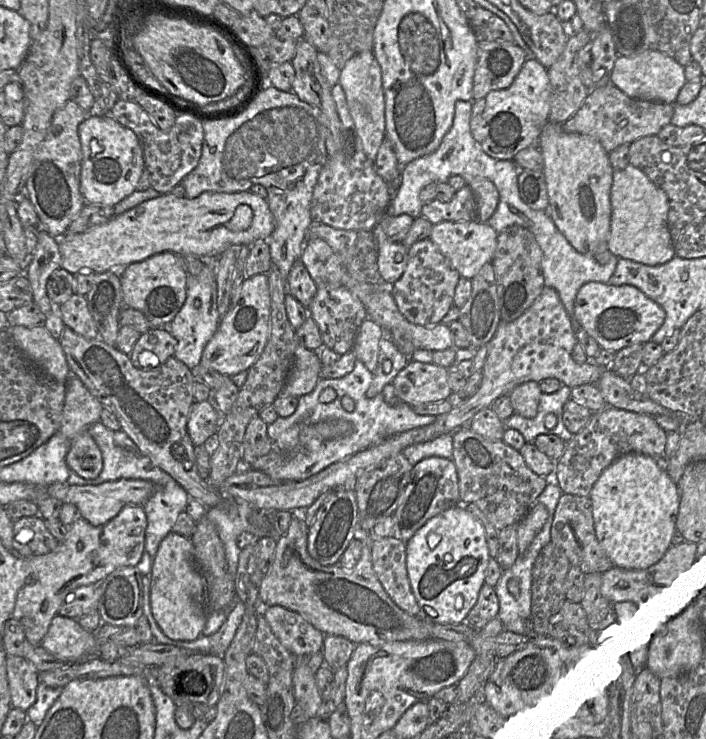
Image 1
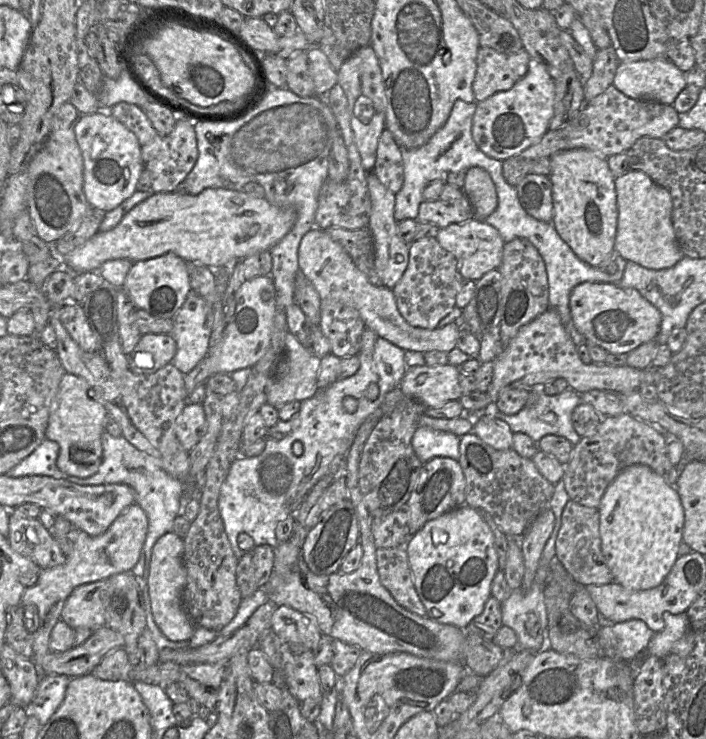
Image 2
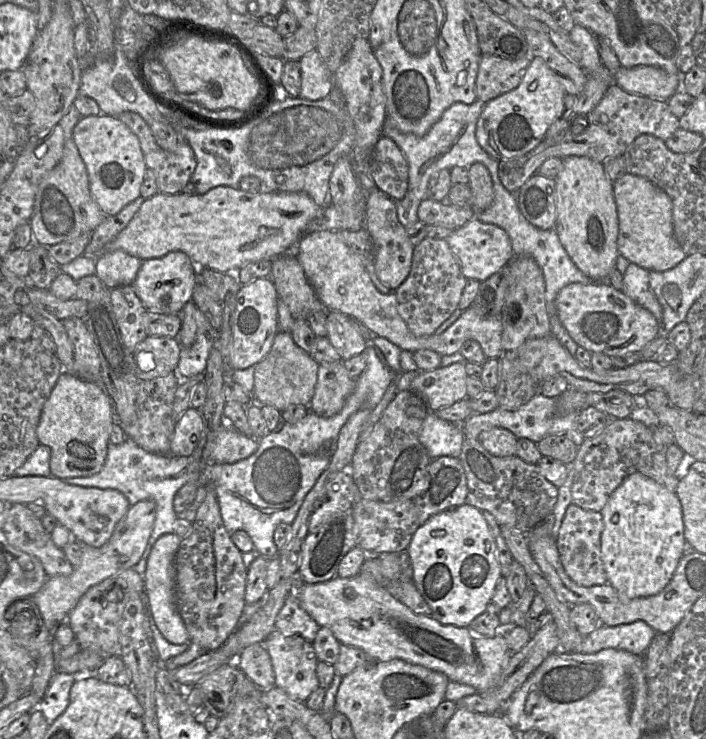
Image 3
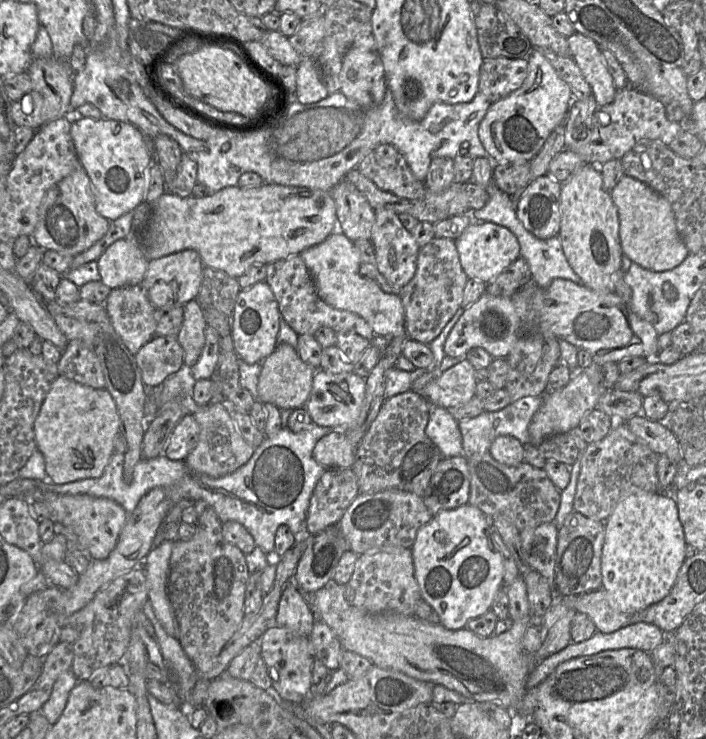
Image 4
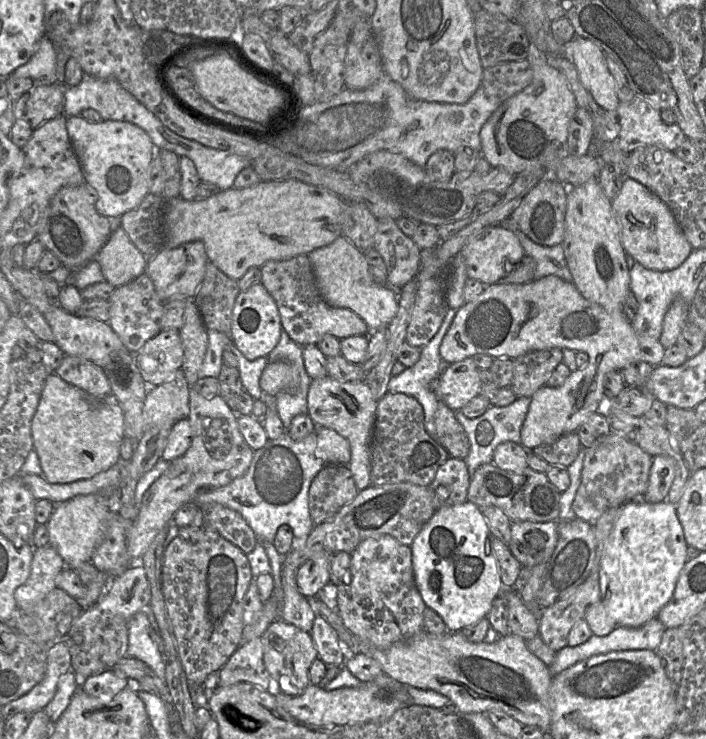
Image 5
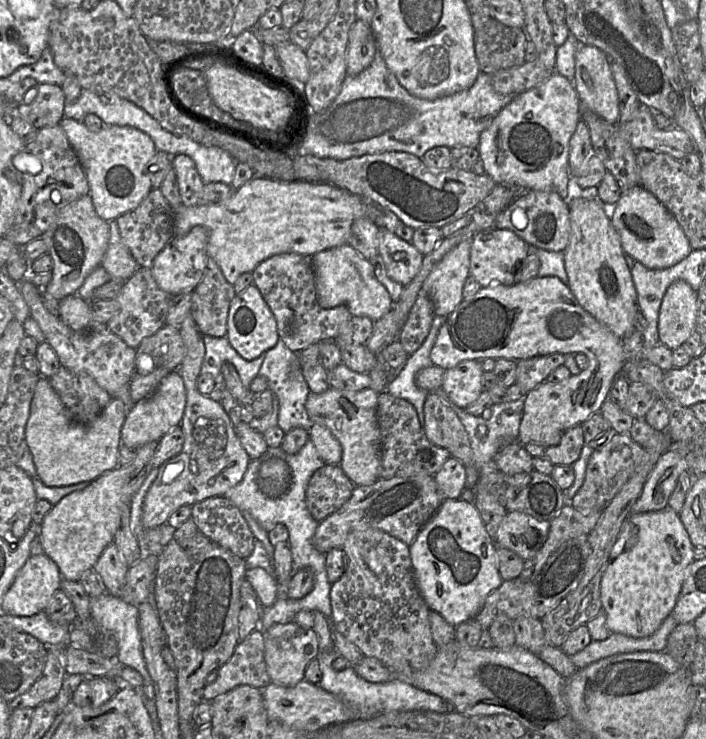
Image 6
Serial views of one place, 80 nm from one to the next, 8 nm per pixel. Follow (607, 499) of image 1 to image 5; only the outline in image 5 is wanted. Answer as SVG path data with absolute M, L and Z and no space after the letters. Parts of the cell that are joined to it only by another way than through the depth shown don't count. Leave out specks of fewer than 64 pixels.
M642 499L625 502L604 545L599 570L600 602L617 626L637 628L652 618L670 601L680 572L687 562L687 548L676 506L667 500L648 503Z

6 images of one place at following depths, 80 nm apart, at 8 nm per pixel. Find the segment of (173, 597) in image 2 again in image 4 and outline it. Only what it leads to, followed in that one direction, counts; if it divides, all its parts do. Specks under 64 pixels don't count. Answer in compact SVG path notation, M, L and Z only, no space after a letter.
M163 541L159 546L154 546L143 560L141 567L146 577L146 588L148 590L148 601L151 603L154 614L166 633L177 638L177 624L174 618L172 606L167 594L167 580L169 563L174 541Z

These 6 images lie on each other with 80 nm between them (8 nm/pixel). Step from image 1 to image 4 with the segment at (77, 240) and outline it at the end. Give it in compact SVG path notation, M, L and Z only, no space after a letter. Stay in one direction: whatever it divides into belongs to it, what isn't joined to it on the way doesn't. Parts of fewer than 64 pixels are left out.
M263 183L255 188L230 186L203 198L180 197L165 191L152 204L149 223L142 222L139 225L135 240L148 261L192 249L198 252L204 266L223 271L237 279L255 263L266 265L300 255L304 250L323 242L337 229L336 206L330 192Z

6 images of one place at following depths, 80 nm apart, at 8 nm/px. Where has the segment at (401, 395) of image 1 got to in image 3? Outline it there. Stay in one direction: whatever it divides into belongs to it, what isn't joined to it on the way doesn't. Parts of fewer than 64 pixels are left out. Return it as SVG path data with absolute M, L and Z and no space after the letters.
M465 363L419 371L410 383L410 391L418 394L431 412L468 398Z

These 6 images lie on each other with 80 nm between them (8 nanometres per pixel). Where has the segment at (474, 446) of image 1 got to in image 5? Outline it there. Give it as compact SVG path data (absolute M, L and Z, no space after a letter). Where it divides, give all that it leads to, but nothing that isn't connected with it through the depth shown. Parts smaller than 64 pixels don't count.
M494 463L481 465L470 477L467 501L478 508L495 506L501 509L511 522L549 522L556 520L560 512L561 493L549 481L545 473L534 471L529 466L522 472L508 472L499 469Z

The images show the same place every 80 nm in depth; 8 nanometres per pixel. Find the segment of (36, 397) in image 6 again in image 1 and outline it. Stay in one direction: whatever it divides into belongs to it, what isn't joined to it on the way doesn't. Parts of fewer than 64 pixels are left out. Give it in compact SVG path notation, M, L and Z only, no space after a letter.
M72 375L67 380L59 432L70 442L66 455L66 463L69 469L86 480L97 478L103 466L101 451L88 432L92 424L100 421L103 407L77 376Z

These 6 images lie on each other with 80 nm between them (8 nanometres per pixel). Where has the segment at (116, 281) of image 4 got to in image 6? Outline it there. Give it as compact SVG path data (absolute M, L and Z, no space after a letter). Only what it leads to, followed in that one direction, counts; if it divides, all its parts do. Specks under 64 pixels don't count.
M116 220L109 222L109 241L101 265L111 280L125 282L140 268L121 239Z

